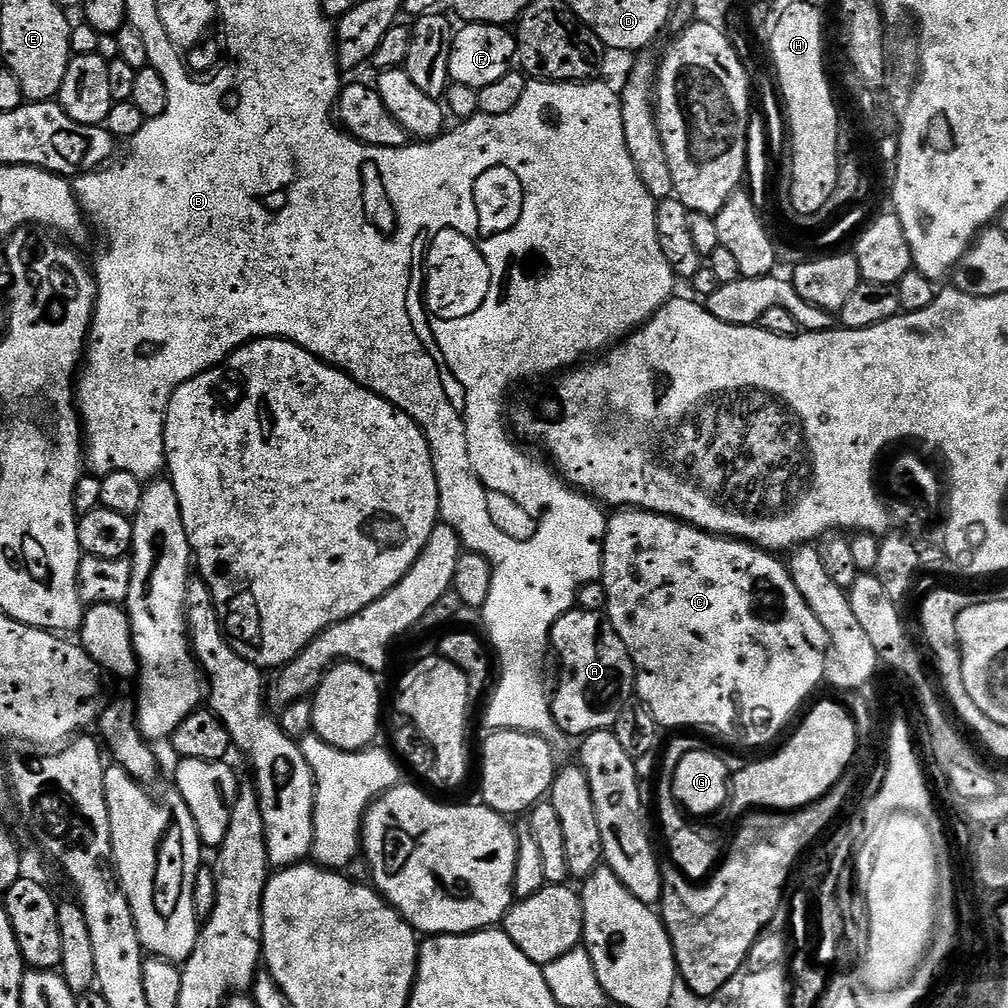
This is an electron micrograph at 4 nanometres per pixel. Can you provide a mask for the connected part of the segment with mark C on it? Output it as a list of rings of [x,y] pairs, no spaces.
[[[621,508],[613,511],[608,516],[608,529],[604,535],[604,567],[602,569],[602,581],[604,583],[604,593],[606,594],[606,615],[608,621],[612,623],[613,630],[618,634],[618,638],[622,638],[622,642],[632,659],[632,664],[636,667],[635,695],[638,697],[640,703],[647,706],[650,714],[656,719],[656,723],[661,729],[680,728],[676,730],[692,730],[688,728],[713,728],[714,731],[721,732],[722,735],[729,736],[730,739],[737,740],[738,743],[745,744],[748,748],[760,748],[763,744],[770,743],[787,726],[788,719],[800,707],[802,707],[801,709],[805,707],[804,699],[819,684],[823,685],[825,683],[824,663],[828,657],[828,635],[826,634],[826,630],[822,630],[822,624],[818,622],[818,618],[814,618],[814,610],[810,610],[806,598],[802,598],[802,594],[798,594],[798,586],[794,586],[792,576],[788,572],[787,567],[781,561],[779,564],[776,560],[779,559],[773,553],[765,552],[764,549],[758,548],[754,544],[745,544],[742,540],[734,540],[727,536],[715,536],[712,532],[703,532],[701,528],[696,528],[693,524],[684,524],[681,520],[675,520],[672,516],[663,516],[657,512],[643,512],[641,508]]]

